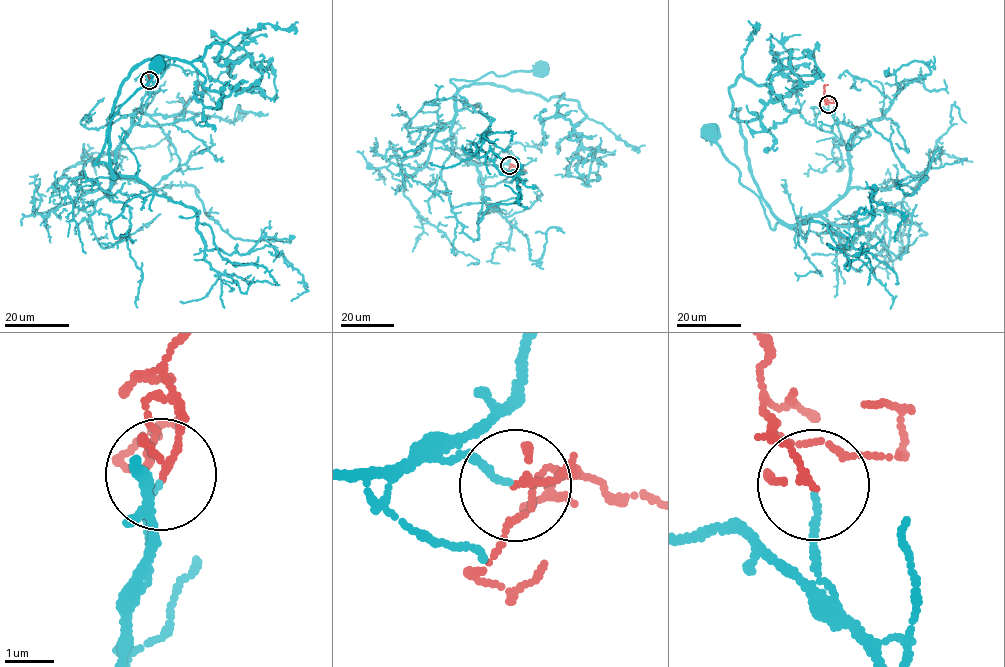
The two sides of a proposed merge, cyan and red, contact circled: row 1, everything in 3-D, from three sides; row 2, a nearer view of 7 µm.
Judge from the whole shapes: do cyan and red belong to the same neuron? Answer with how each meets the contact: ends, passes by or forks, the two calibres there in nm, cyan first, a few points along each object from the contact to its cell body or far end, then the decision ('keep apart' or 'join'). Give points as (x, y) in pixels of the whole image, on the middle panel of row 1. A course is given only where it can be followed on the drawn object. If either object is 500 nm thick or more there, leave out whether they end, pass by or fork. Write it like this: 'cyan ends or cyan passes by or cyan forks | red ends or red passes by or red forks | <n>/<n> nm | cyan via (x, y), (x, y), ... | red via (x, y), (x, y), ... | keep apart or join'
cyan ends | red passes by | 110/100 nm | cyan via (509, 165), (477, 165), (451, 150), (457, 88), (450, 80), (473, 81), (491, 72), (502, 76), (540, 68) | red via (509, 165), (525, 171) | join

